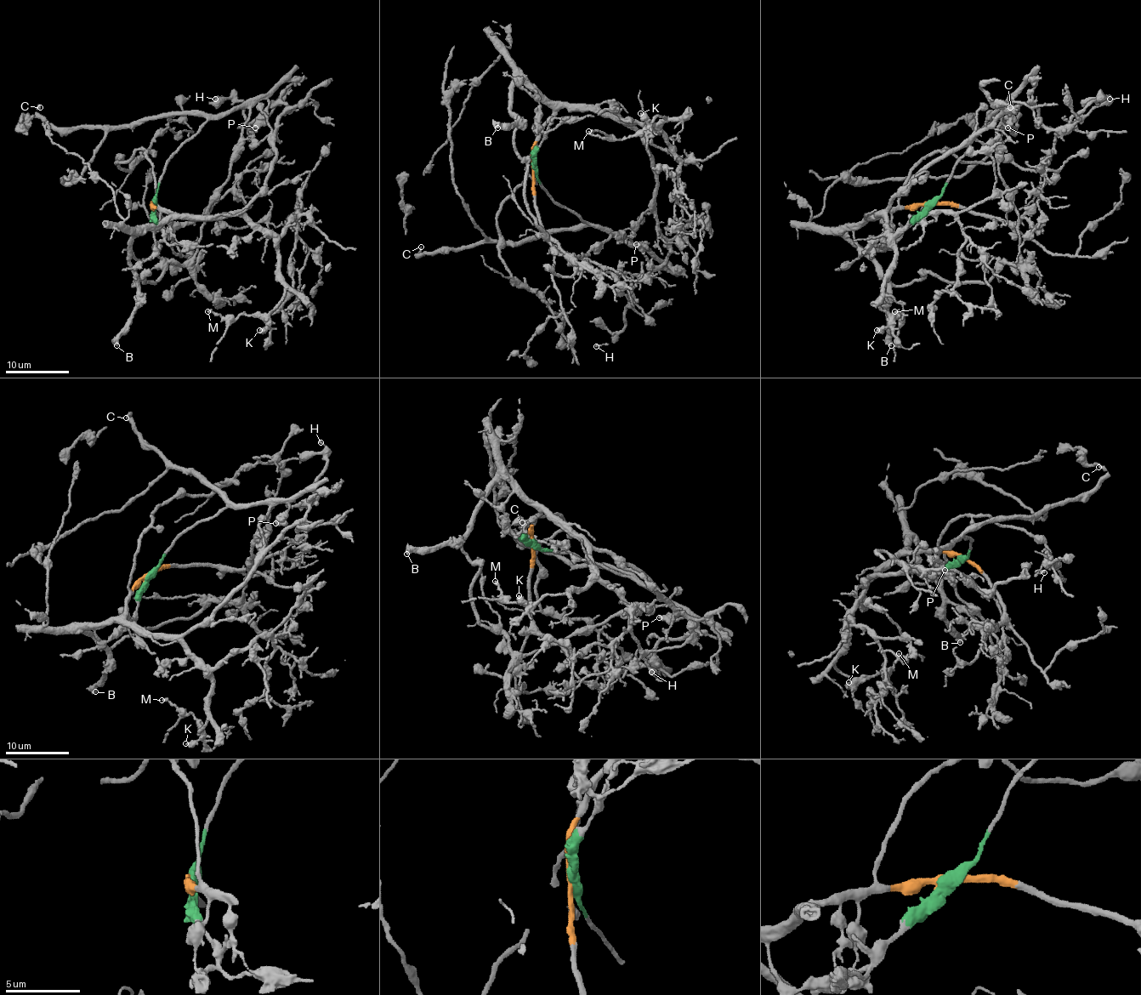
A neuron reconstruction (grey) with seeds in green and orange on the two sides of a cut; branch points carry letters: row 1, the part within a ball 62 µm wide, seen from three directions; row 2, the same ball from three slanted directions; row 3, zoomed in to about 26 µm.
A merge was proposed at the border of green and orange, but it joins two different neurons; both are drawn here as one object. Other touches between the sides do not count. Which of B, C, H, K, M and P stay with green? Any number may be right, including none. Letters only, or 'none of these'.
C, P

